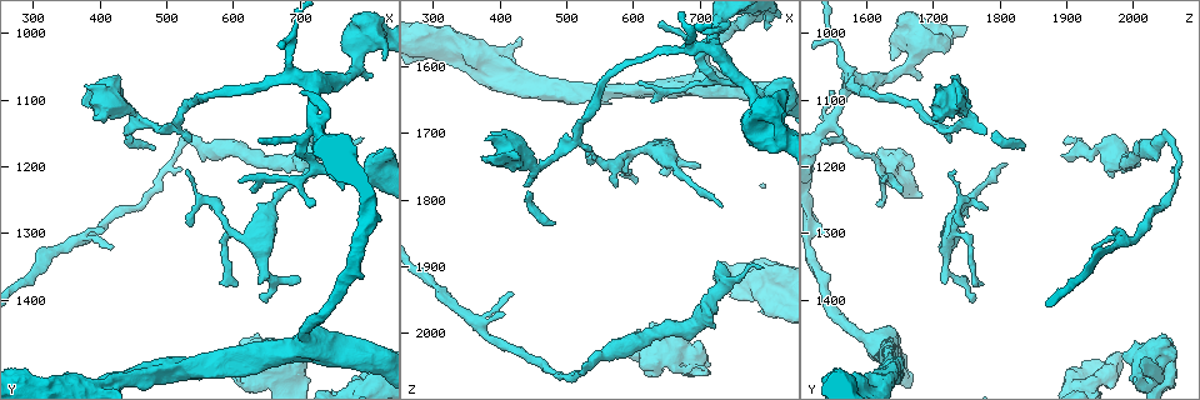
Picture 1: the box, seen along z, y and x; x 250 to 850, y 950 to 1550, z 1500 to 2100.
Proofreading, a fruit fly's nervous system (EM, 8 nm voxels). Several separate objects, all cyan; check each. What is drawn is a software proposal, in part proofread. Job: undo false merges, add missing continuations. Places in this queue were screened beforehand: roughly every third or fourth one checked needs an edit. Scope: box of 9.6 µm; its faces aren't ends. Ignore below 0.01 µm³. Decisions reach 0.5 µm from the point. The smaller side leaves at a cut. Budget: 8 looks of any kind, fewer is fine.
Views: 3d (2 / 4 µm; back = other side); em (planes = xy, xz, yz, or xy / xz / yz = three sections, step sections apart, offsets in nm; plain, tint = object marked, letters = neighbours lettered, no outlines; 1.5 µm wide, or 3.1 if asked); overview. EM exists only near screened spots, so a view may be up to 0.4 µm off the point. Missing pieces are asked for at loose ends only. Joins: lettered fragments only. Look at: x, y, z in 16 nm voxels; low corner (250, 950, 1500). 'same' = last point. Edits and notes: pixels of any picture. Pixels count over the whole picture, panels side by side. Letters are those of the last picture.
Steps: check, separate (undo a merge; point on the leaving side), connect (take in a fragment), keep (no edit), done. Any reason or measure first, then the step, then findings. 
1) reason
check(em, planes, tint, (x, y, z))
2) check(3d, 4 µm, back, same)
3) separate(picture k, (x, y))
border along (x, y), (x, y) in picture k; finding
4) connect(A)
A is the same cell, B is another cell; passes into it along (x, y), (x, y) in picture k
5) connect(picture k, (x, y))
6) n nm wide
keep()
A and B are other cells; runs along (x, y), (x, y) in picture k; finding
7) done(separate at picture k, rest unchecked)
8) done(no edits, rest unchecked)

thin end
check(3d, 2 µm, back, (480, 1175, 1835))

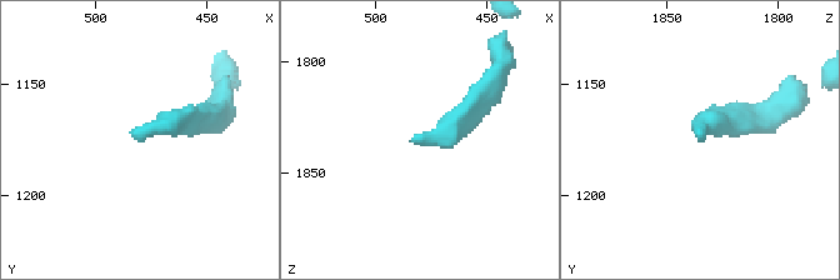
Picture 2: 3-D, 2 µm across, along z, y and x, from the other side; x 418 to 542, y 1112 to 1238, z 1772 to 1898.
check(em, 3.1 µm, planes, plain, (480, 1174, 1838))

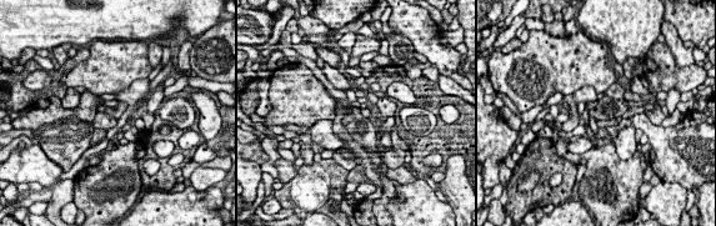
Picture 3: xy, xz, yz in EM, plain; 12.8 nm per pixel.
what lies round it
check(em, 3.1 µm, planes, letters, same)

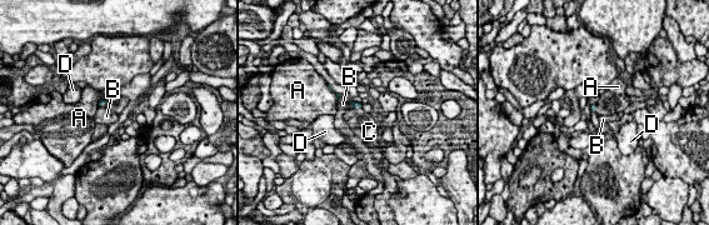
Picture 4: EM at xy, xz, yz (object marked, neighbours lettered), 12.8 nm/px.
connect(C)
C is the same cell, A, B and D are other cells; passes into it along (355, 105), (357, 108), (364, 124) in picture 4; the neuron continues

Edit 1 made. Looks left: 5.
check(overview)

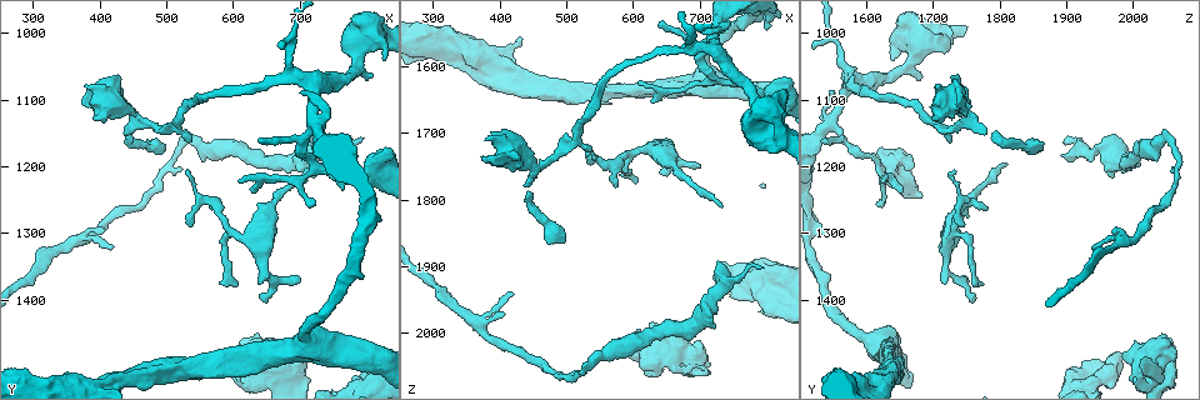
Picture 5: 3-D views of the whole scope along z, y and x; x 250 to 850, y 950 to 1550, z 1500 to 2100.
long arm stops here
check(3d, 2 µm, (735, 1200, 1810))

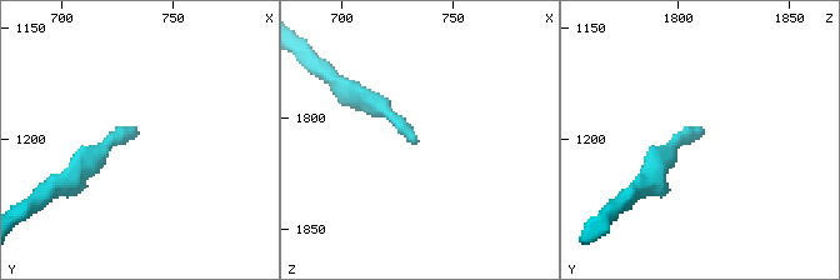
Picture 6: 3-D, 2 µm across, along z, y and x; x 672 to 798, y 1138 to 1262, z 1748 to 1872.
need the tissue
check(em, xy, step 4, tint, (734, 1198, 1811))

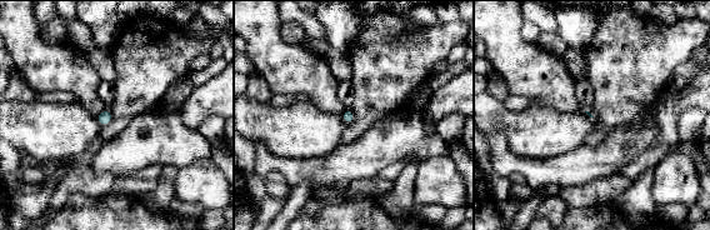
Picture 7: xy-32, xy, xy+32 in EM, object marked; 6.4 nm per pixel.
check(em, planes, letters, same)

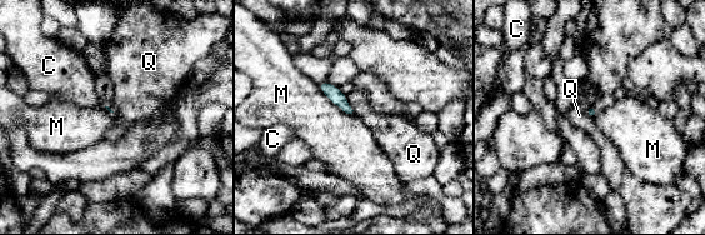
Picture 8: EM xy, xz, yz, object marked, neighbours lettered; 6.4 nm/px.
keep()
C, M and Q are other cells; border along (316, 83), (333, 103), (351, 114) in picture 8; no lettered fragment goes on from it

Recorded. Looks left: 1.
done(connect at picture 4, rest unchecked)

